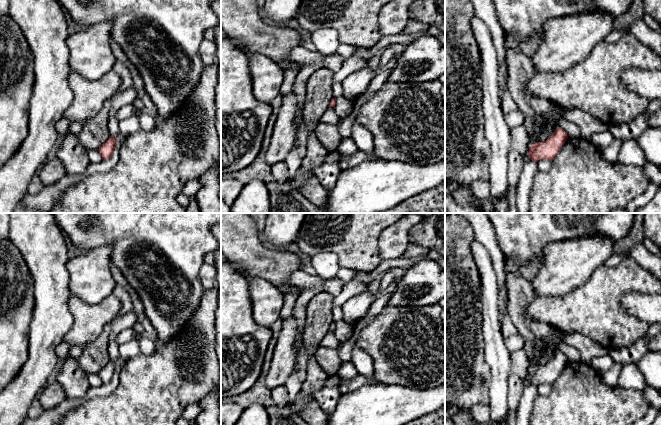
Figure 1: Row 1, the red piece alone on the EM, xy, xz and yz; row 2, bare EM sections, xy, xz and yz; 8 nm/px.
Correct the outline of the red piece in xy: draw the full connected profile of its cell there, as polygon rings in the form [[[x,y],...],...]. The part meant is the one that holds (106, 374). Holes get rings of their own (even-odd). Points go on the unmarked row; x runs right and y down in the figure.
[[[110,360],[109,363],[99,371],[98,375],[103,384],[107,384],[113,379],[116,363],[117,361]]]

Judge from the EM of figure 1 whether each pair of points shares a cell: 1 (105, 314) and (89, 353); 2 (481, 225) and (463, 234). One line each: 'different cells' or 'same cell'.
1: different cells
2: different cells

